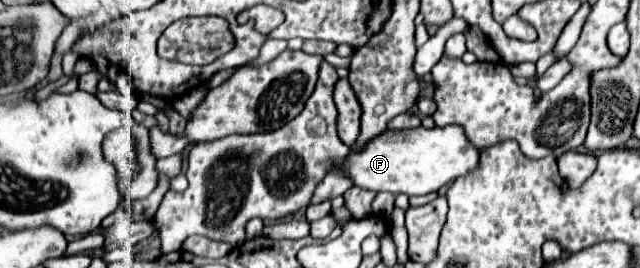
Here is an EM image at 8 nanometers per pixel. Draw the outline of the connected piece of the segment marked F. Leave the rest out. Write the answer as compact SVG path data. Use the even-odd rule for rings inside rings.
M418 126L408 130L386 130L380 136L368 140L360 150L354 150L344 158L334 158L330 170L338 170L358 188L399 194L395 199L395 207L407 210L410 206L408 196L438 192L458 176L474 170L478 166L478 158L480 152L466 140L462 128L434 126L428 130Z

